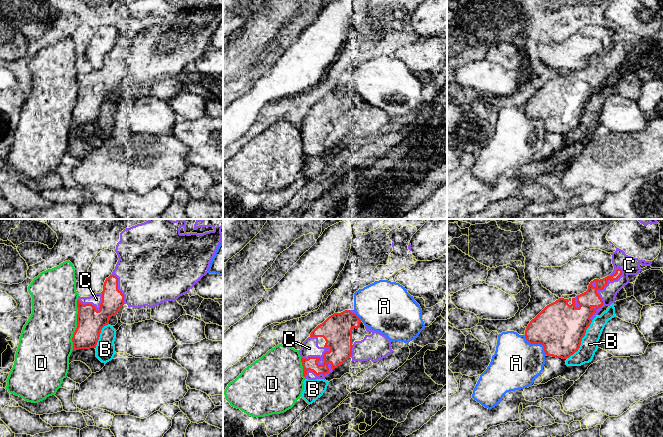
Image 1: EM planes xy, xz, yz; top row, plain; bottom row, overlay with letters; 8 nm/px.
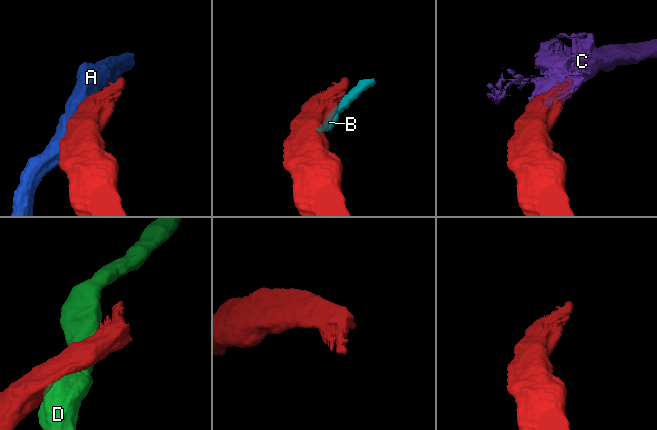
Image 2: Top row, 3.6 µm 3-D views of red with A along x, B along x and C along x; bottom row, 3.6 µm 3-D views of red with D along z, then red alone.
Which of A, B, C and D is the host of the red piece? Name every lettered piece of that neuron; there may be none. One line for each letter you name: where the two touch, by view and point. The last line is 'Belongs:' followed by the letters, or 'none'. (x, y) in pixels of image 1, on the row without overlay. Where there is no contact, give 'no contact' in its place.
C: meets red in yz at (599, 65)
Belongs: C

